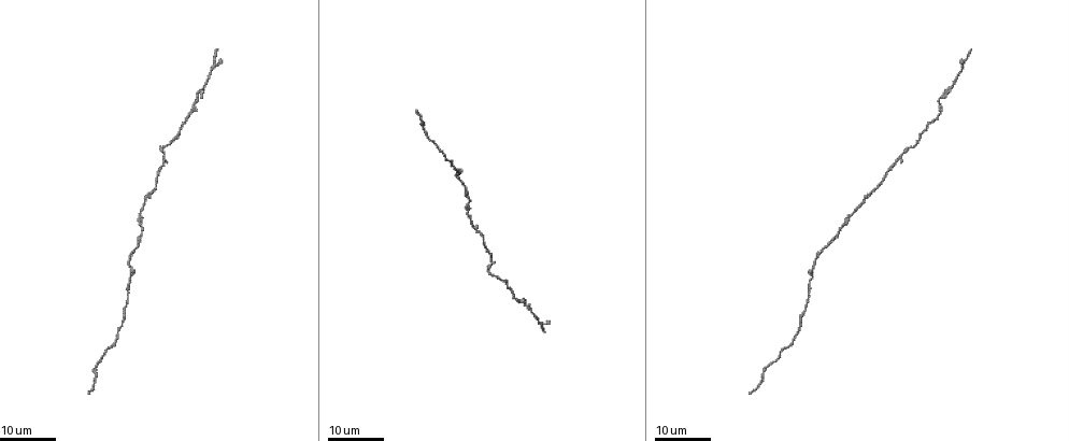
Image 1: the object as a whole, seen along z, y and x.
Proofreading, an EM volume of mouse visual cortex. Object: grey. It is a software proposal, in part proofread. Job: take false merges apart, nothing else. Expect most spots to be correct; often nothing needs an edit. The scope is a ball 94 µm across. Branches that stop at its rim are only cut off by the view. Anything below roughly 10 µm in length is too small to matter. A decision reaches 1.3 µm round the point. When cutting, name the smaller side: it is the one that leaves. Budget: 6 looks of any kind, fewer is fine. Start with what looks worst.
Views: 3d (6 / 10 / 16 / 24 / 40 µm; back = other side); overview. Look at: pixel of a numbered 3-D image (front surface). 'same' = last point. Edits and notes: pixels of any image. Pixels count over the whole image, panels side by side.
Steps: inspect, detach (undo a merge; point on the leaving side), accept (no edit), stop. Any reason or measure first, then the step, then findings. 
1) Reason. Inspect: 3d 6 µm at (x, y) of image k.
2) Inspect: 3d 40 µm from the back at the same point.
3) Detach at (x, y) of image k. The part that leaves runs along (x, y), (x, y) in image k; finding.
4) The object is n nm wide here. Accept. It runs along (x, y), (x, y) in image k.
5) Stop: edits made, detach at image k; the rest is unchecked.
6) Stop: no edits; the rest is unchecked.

Inspect: 3d 24 µm at (901, 154) of image 1.

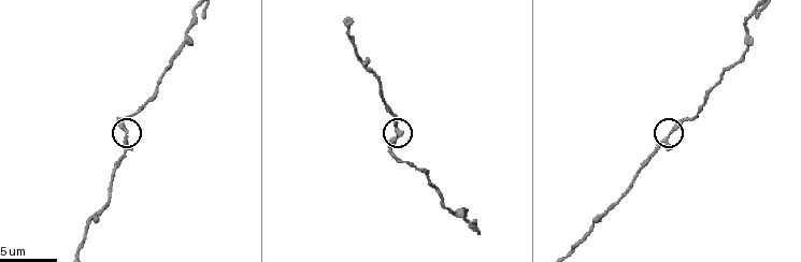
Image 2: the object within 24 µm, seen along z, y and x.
Zoom in. Inspect: 3d 6 µm at (668, 133) of image 2.

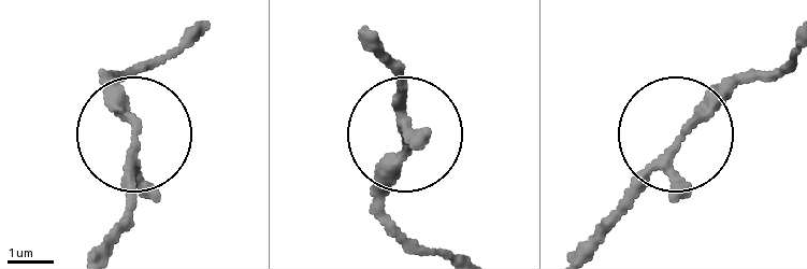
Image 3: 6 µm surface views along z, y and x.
Accept. It runs along (574, 251), (639, 170), (751, 69) in image 3; continuous, no second neuron.

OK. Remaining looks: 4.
Inspect: 3d 10 µm at (76, 253) of image 2.

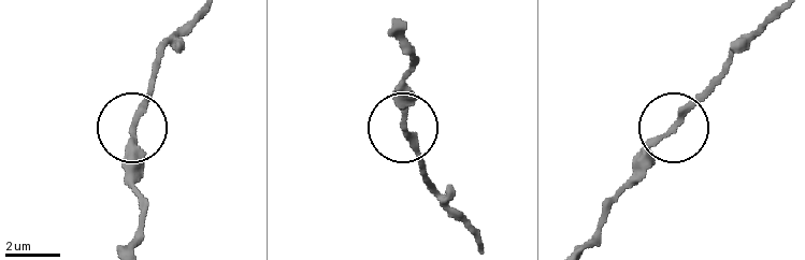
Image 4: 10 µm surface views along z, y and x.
The side arm is 44 µm long. Accept. Continuous, no second neuron.

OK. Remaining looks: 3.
Thin neck. Inspect: 3d 16 µm at (145, 101) of image 2.

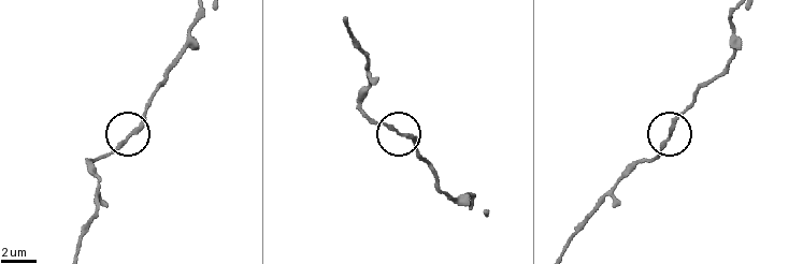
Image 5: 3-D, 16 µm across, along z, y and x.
Accept. It runs along (560, 251), (579, 221), (635, 165), (659, 150), (690, 106) in image 5; all the same neuron.

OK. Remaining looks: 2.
Stop: no edits; the rest is unchecked.

